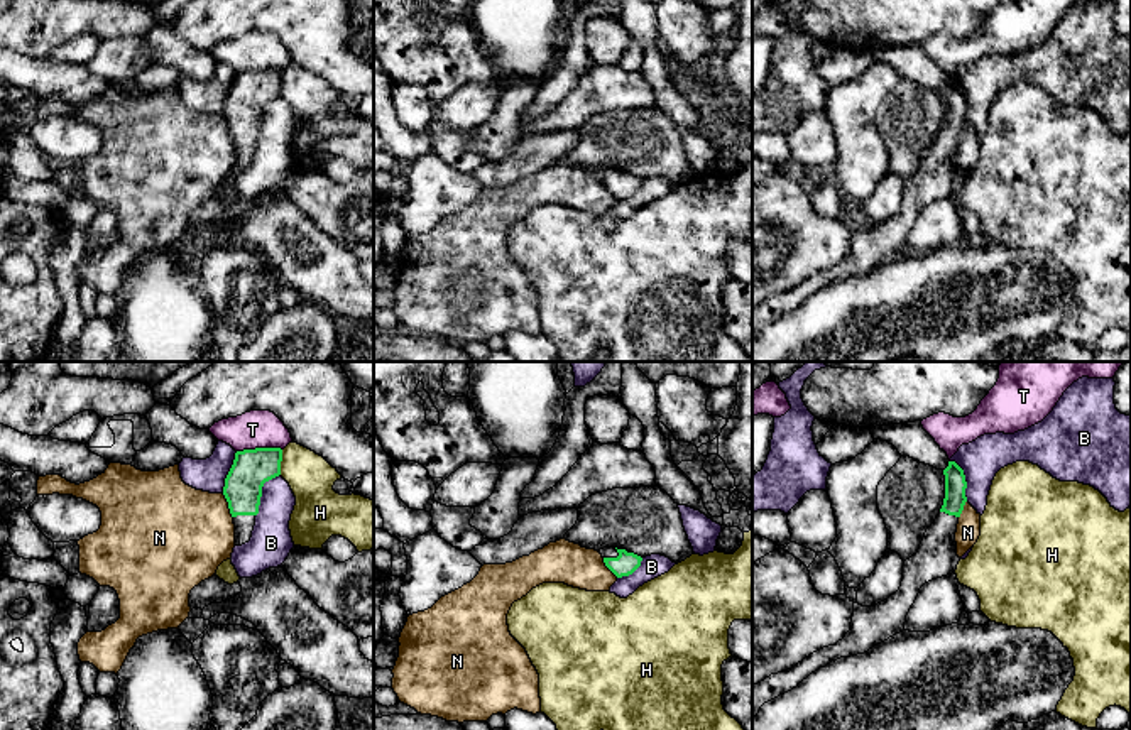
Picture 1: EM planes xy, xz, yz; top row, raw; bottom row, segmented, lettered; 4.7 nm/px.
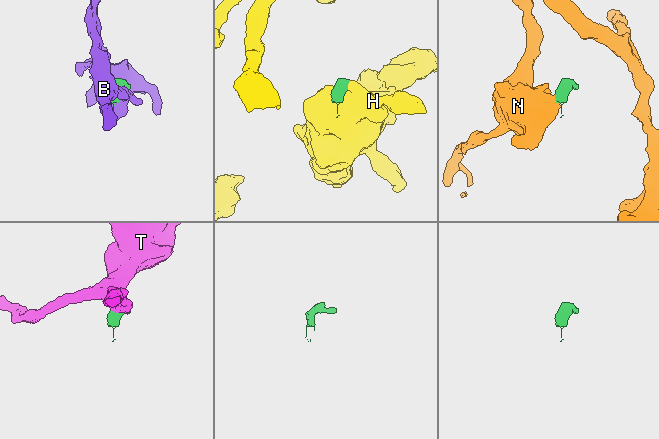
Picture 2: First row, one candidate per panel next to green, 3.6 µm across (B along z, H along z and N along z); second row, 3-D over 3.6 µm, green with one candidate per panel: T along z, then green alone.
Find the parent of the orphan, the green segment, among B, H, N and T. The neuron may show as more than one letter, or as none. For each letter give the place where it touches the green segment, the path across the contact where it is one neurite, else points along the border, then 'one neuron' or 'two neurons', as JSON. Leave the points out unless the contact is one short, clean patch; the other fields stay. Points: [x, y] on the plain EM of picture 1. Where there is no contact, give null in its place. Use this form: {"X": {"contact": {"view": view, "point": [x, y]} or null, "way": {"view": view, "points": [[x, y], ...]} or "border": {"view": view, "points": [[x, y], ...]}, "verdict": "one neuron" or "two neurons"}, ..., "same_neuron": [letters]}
{"B": {"contact": {"view": "xy", "point": [261, 114]}, "verdict": "two neurons"}, "H": {"contact": {"view": "xy", "point": [281, 81]}, "border": {"view": "xy", "points": [[283, 71], [279, 95]]}, "verdict": "two neurons"}, "N": {"contact": {"view": "xy", "point": [229, 127]}, "border": {"view": "xy", "points": [[222, 115], [232, 139]]}, "verdict": "two neurons"}, "T": {"contact": {"view": "xy", "point": [259, 70]}, "border": {"view": "xy", "points": [[281, 70], [244, 70], [237, 73]]}, "verdict": "two neurons"}, "same_neuron": []}

